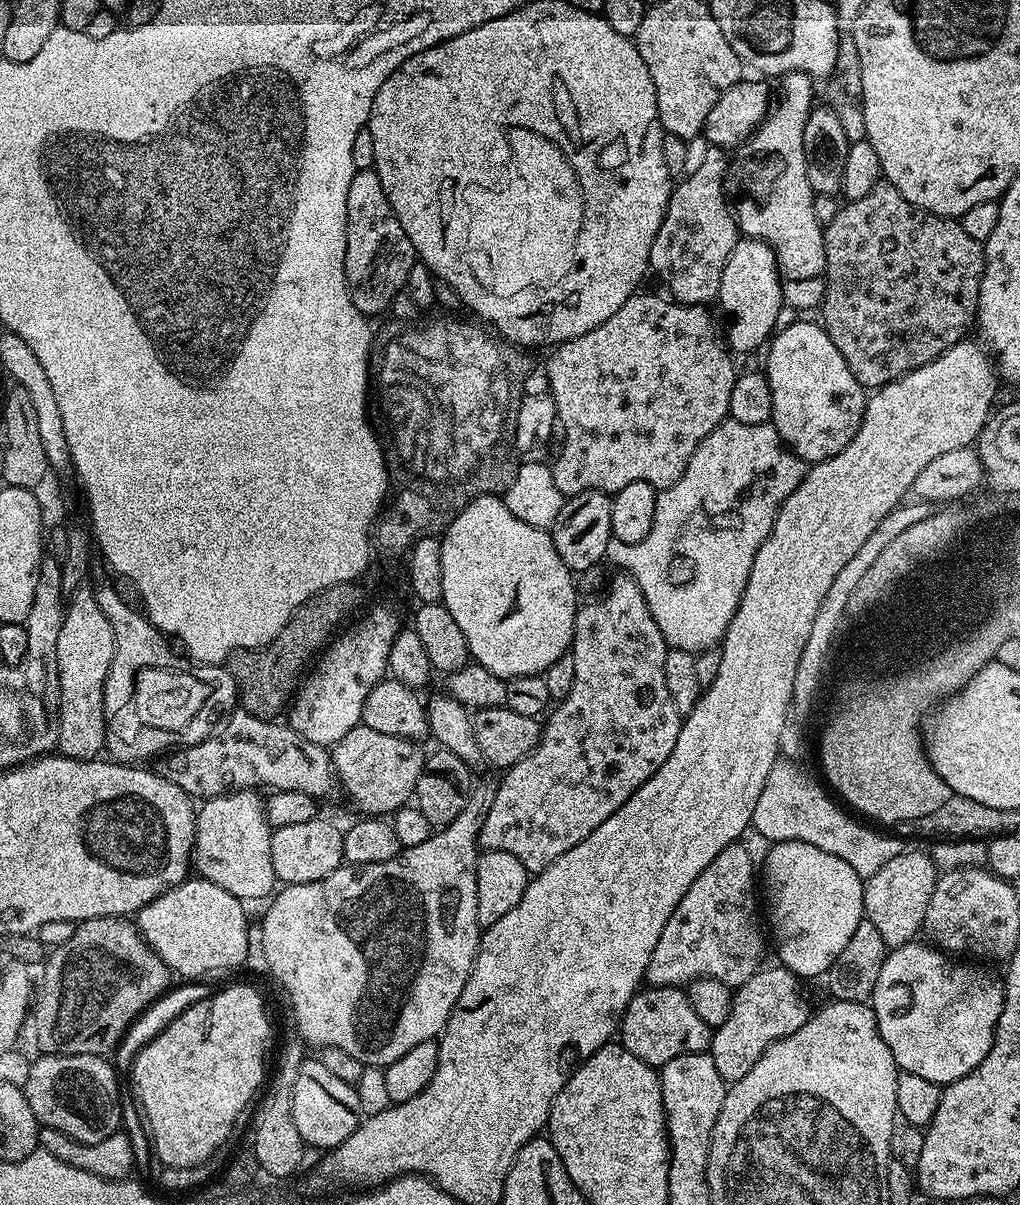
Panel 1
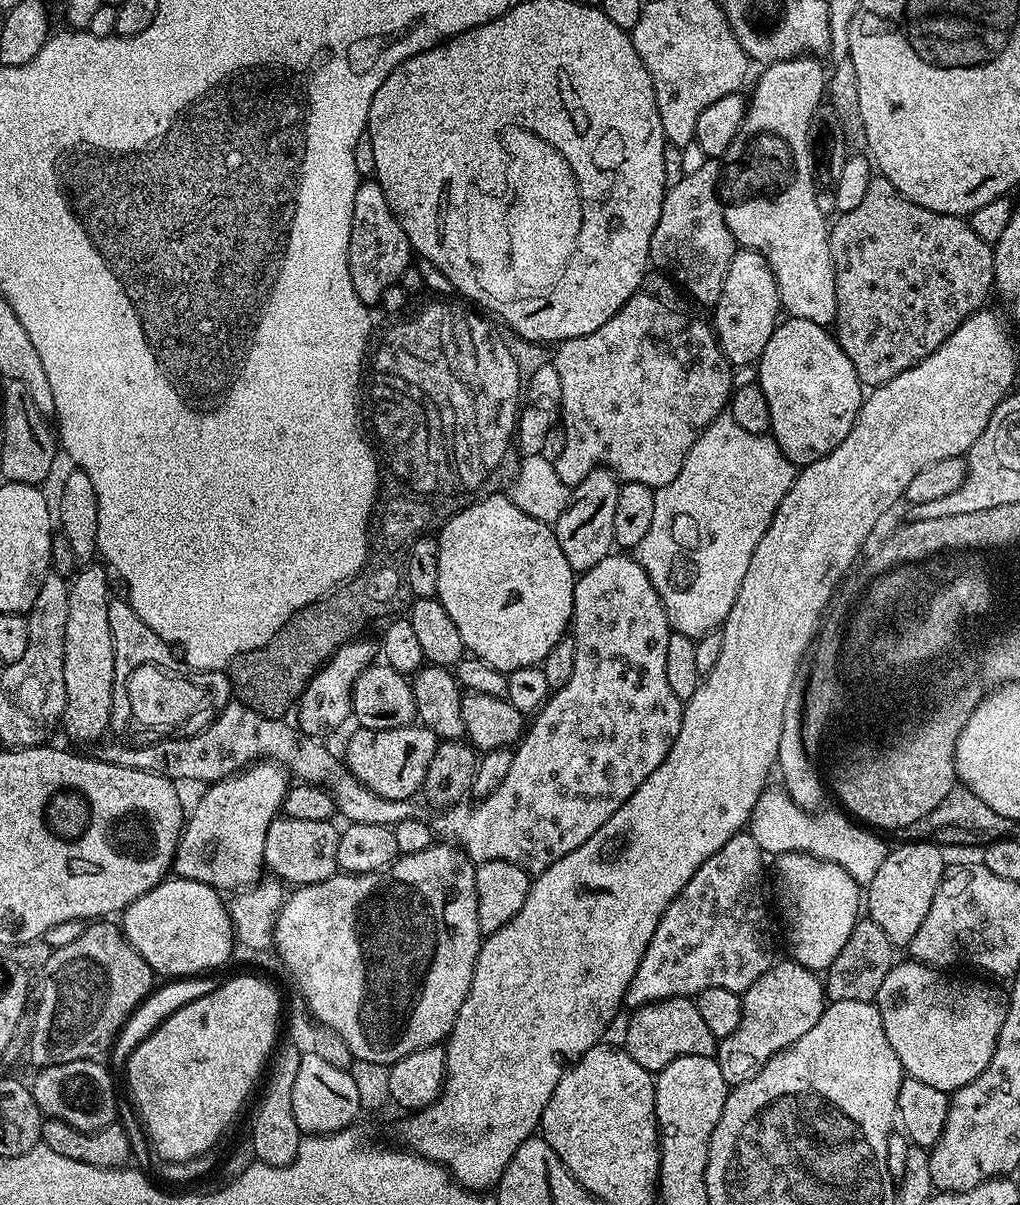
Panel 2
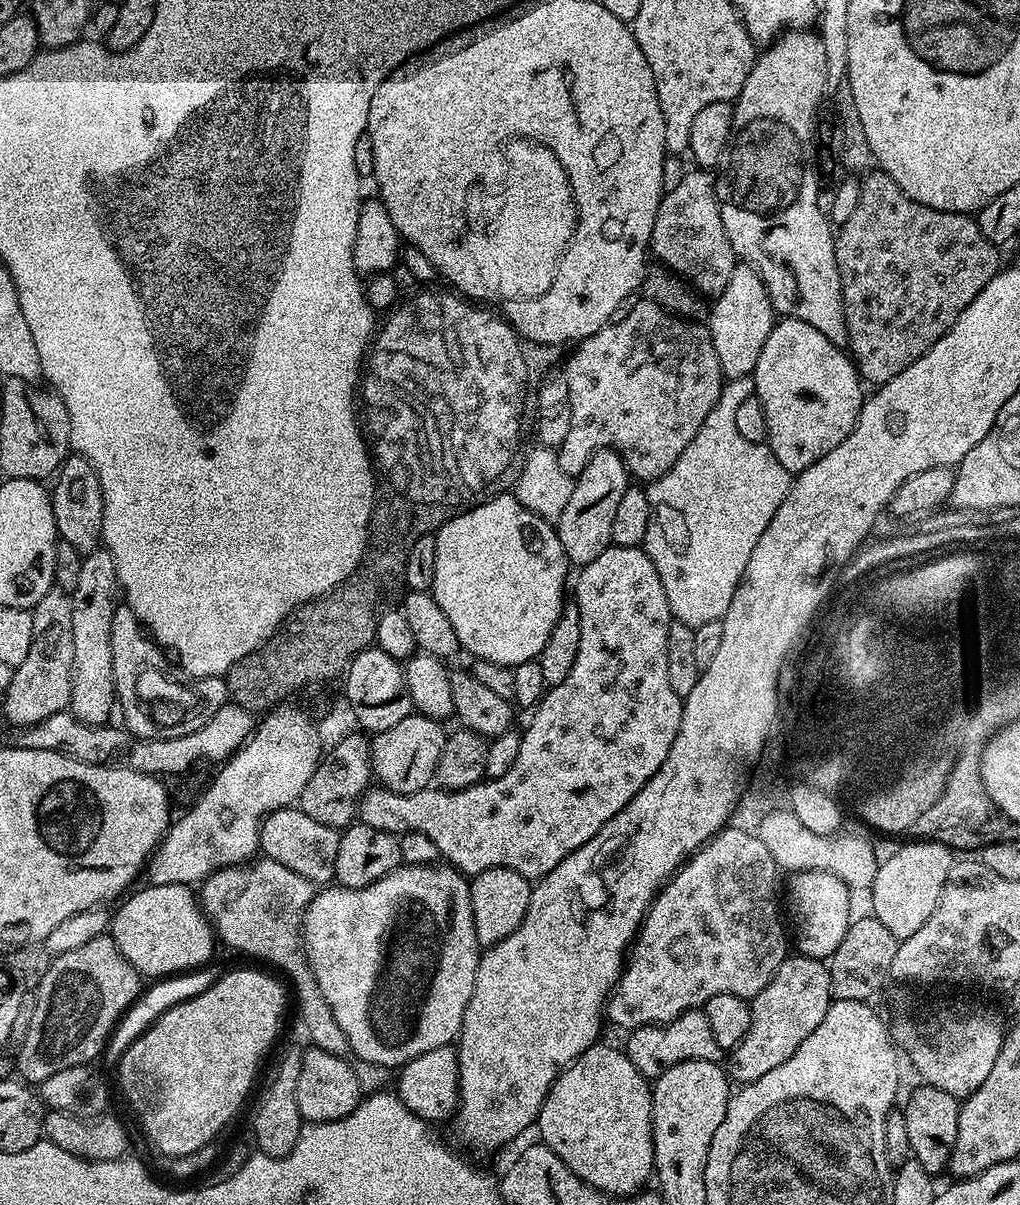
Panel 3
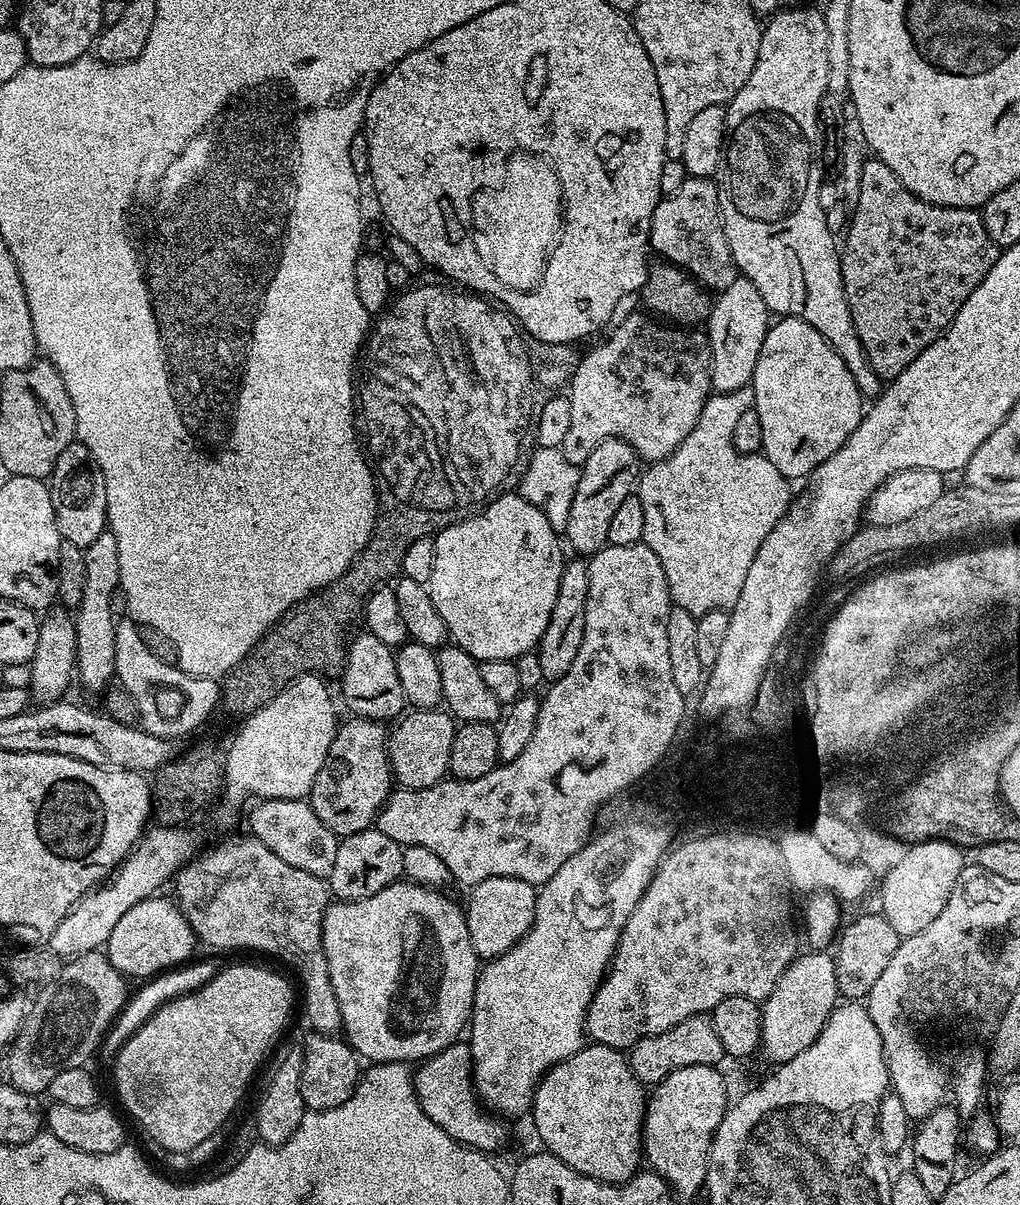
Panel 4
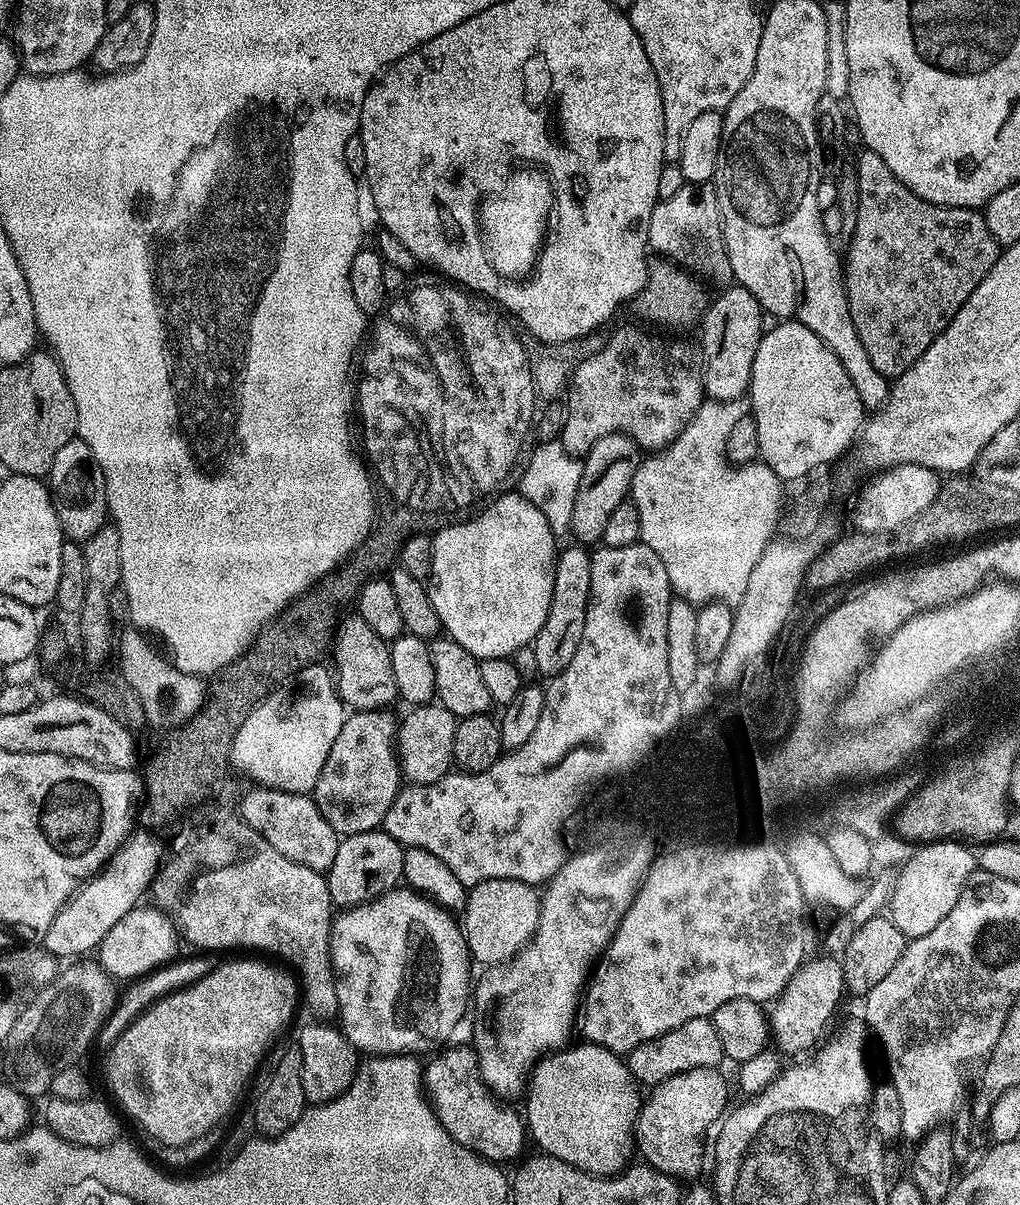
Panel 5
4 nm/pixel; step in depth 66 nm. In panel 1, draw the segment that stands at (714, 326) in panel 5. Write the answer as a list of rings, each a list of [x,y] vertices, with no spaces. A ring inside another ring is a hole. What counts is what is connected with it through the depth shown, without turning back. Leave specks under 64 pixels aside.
[[[737,239],[734,250],[730,250],[730,258],[726,258],[726,266],[722,270],[718,297],[719,311],[726,321],[727,347],[736,354],[752,352],[760,347],[763,349],[777,331],[781,323],[780,308],[784,307],[780,269],[776,266],[776,255],[772,247],[761,240]]]

